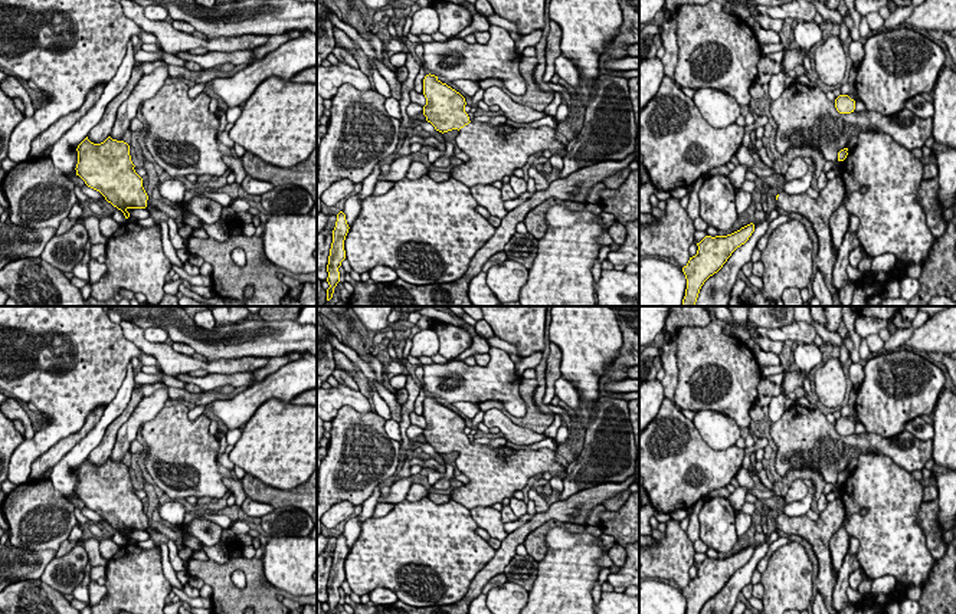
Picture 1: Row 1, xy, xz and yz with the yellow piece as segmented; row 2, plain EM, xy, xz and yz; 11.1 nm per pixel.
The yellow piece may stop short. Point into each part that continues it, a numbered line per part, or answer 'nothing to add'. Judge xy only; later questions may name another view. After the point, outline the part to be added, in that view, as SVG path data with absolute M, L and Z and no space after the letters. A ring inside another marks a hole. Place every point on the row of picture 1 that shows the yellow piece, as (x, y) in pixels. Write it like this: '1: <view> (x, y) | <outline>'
1: xy (161, 206) | M148 198L147 200L147 207L157 207L163 213L166 213L168 216L168 219L176 220L176 211L170 206L163 203L163 201L158 201L158 200L154 200L154 198Z

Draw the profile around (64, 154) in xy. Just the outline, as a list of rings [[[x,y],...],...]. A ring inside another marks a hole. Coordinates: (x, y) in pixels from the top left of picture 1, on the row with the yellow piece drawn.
[[[130,40],[127,45],[127,53],[120,65],[115,76],[105,85],[101,98],[96,104],[79,118],[73,127],[65,132],[53,145],[49,154],[53,165],[71,180],[76,174],[78,164],[78,145],[88,137],[89,131],[101,121],[108,104],[118,96],[118,93],[127,86],[132,68],[135,63],[134,46]]]

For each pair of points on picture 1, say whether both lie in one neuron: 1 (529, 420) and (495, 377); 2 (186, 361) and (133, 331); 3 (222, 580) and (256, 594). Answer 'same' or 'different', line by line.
1: different
2: same
3: same

